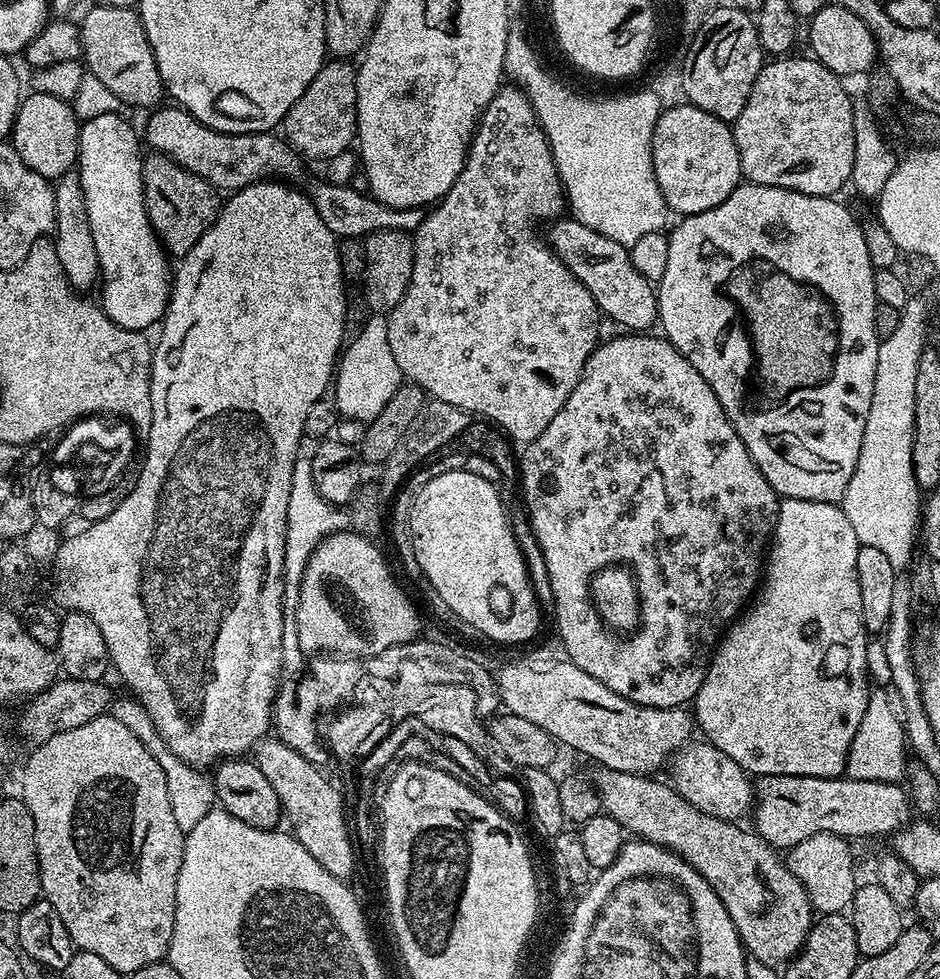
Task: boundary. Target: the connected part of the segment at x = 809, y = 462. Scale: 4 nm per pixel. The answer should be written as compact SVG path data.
M747 182L737 184L735 190L726 198L726 202L722 202L702 214L685 216L679 221L681 224L676 229L671 229L668 238L670 255L666 262L666 274L662 274L662 278L658 281L656 294L658 310L660 311L658 324L659 327L664 327L662 329L664 339L669 340L691 362L694 370L698 370L698 374L702 374L702 378L706 378L706 382L710 382L710 390L714 390L718 402L722 402L722 410L726 410L726 418L730 418L738 438L742 438L742 442L748 448L750 458L754 458L758 470L762 470L766 482L770 482L770 486L776 491L777 497L790 500L813 500L814 502L826 502L835 505L839 505L843 501L846 486L850 486L850 478L858 466L858 454L862 450L862 434L866 434L866 418L870 414L870 398L874 398L874 374L878 370L878 346L881 342L880 337L876 335L876 327L874 326L874 314L878 303L875 296L874 280L864 280L866 238L861 233L860 220L856 218L852 220L851 214L846 212L845 206L839 204L838 201L839 199L831 196L811 196L810 194L802 194L778 186L762 186L761 184L749 184Z

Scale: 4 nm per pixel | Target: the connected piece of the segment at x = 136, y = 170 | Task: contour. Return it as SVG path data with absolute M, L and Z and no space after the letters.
M100 112L97 116L86 119L80 126L80 155L78 157L78 171L80 173L80 181L82 182L82 190L86 194L86 214L90 214L90 230L94 234L94 246L98 250L98 262L100 263L100 274L102 277L102 288L104 284L104 300L102 299L102 307L104 313L114 321L118 326L122 326L131 332L144 332L148 327L159 325L164 318L164 312L168 308L168 297L172 290L173 273L170 271L169 257L166 255L164 245L161 244L159 238L156 237L156 231L152 228L150 218L146 214L146 202L144 201L144 187L142 186L142 151L140 152L140 144L142 148L142 140L136 137L136 132L132 129L132 124L128 120L123 120L116 112Z

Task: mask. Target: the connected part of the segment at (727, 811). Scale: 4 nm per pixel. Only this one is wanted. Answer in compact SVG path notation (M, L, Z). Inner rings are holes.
M689 742L672 757L670 783L690 806L702 810L702 814L710 814L714 818L739 821L739 816L749 815L754 804L754 784L749 773L745 772L734 758L726 758L722 750L707 742Z

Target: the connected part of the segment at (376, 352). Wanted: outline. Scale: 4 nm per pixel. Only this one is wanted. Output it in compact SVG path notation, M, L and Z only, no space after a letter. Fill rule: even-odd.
M372 314L369 317L369 320L361 326L356 340L349 339L347 341L334 373L334 392L336 388L334 403L339 415L349 420L363 420L365 422L372 420L378 415L382 410L382 406L386 406L386 402L390 402L390 398L394 398L398 387L398 373L396 371L396 363L394 362L394 354L390 350L387 319L380 314Z

